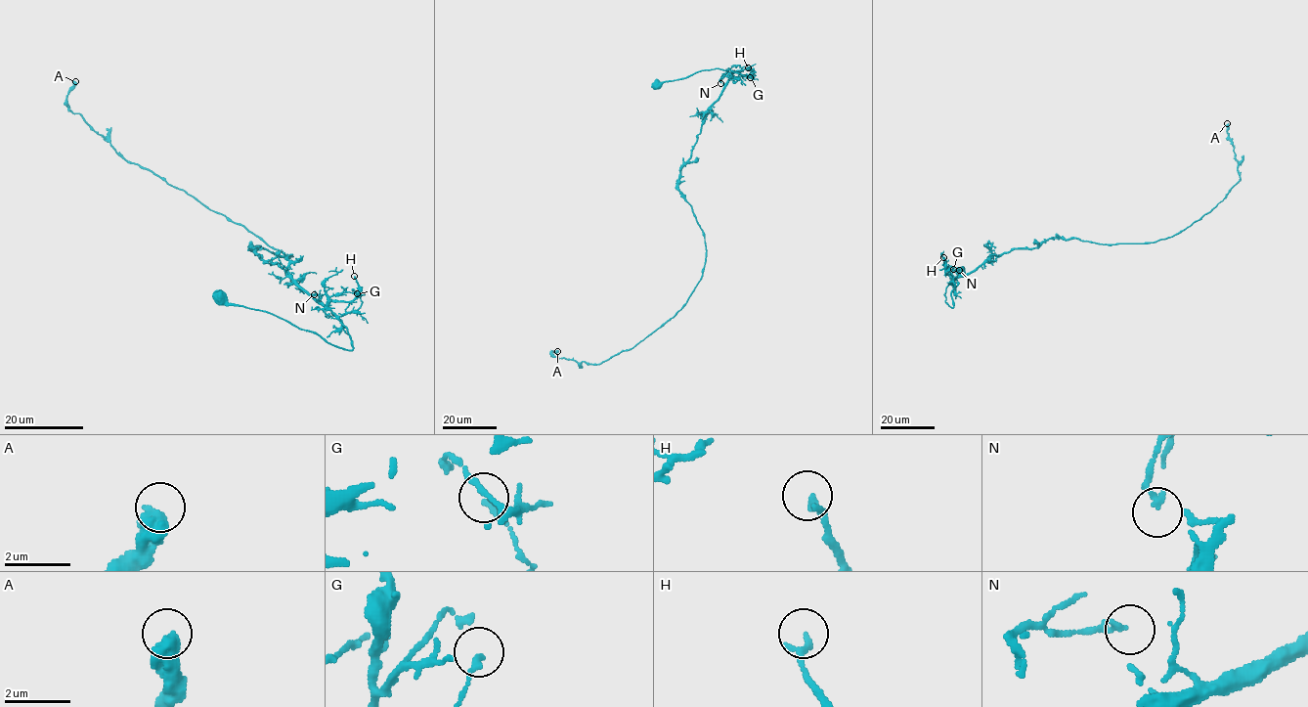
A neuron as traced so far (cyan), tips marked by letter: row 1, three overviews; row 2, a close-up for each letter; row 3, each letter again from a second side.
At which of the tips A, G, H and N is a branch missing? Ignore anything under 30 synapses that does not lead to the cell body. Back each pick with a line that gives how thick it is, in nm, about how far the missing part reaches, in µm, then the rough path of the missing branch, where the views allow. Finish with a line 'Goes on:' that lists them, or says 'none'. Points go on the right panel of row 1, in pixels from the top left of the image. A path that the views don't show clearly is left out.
Goes on: none

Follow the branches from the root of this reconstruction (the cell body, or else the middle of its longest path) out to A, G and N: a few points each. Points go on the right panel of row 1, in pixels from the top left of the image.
A: (961, 272), (951, 307), (953, 281), (993, 255), (1180, 233), (1240, 180), (1227, 123)
G: (961, 272), (946, 287), (945, 301), (951, 307), (953, 269)
N: (961, 272), (946, 287), (945, 301), (951, 307), (953, 281), (948, 270), (959, 270)

